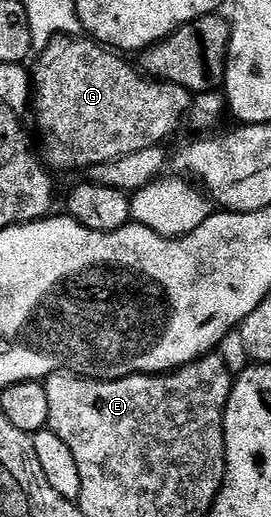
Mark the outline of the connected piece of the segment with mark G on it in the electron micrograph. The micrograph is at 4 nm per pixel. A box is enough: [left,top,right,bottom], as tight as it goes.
[32,40,192,167]

